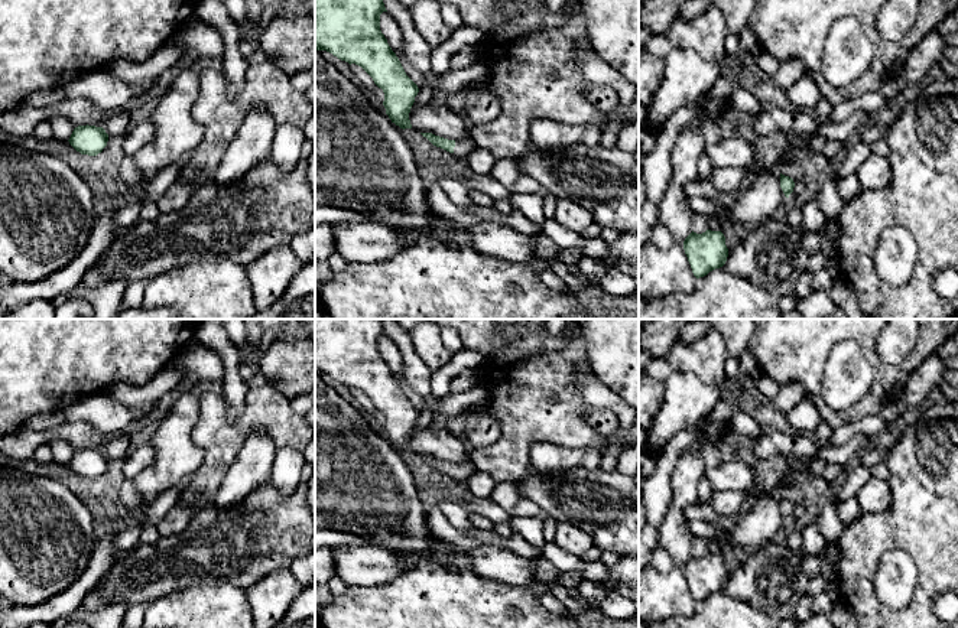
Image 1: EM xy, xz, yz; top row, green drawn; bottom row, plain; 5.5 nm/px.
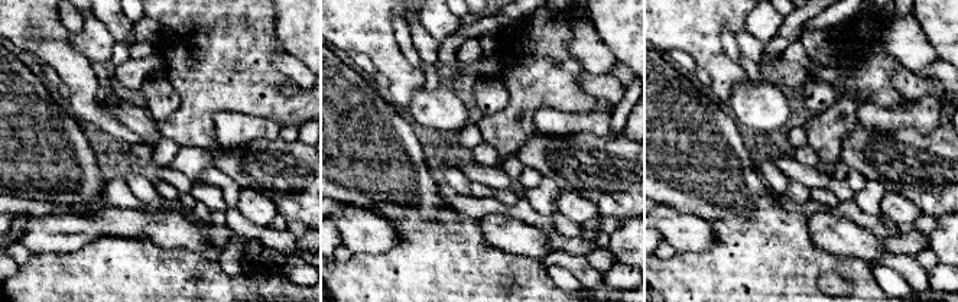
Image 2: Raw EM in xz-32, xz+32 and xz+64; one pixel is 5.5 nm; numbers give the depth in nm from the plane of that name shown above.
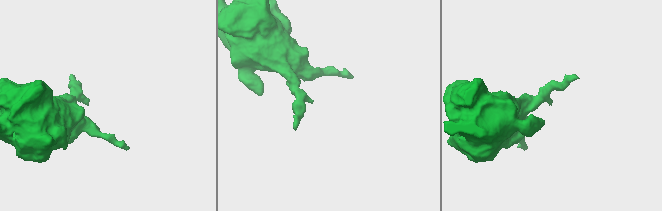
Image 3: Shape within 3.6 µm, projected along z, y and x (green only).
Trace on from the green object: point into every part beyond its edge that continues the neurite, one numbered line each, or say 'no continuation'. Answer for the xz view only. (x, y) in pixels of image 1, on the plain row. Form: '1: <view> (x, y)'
1: xz (464, 471)

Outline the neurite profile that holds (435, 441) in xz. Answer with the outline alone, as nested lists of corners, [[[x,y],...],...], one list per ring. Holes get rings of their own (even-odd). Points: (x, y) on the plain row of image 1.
[[[435,419],[429,426],[413,426],[409,443],[412,453],[418,456],[432,456],[435,459],[461,465],[470,462],[467,445],[452,435],[439,419]]]

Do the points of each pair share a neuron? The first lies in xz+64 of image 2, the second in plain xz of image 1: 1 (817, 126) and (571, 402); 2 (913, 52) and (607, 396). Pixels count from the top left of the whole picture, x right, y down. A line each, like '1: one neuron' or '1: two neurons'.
1: one neuron
2: one neuron

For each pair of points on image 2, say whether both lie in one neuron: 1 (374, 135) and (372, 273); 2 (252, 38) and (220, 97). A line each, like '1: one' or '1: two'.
1: one
2: one

